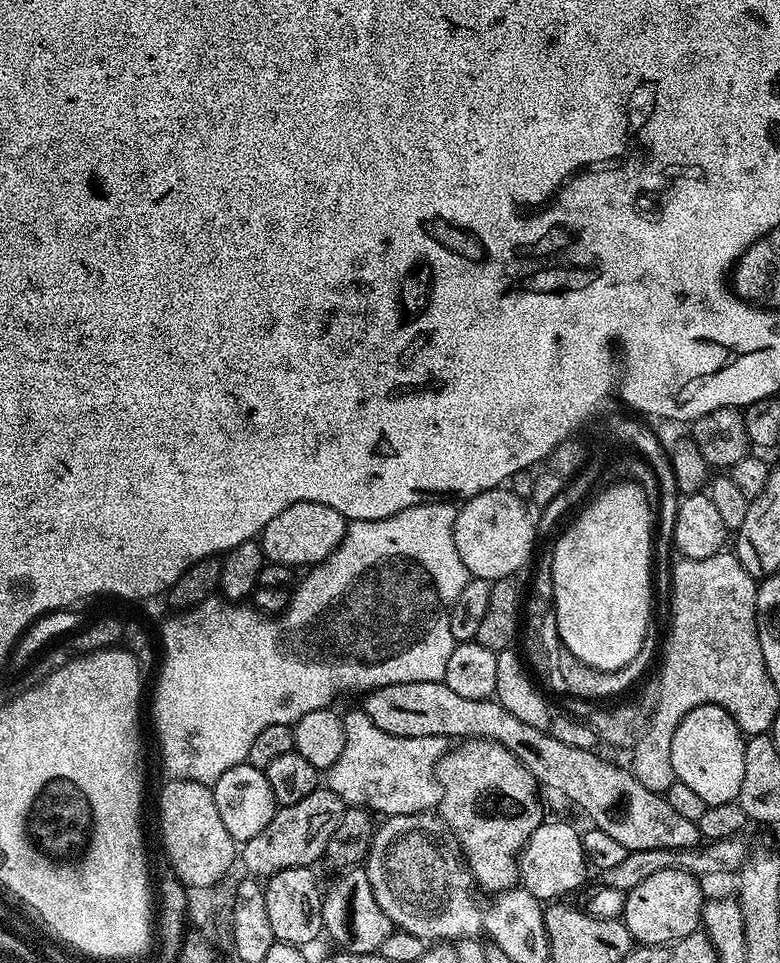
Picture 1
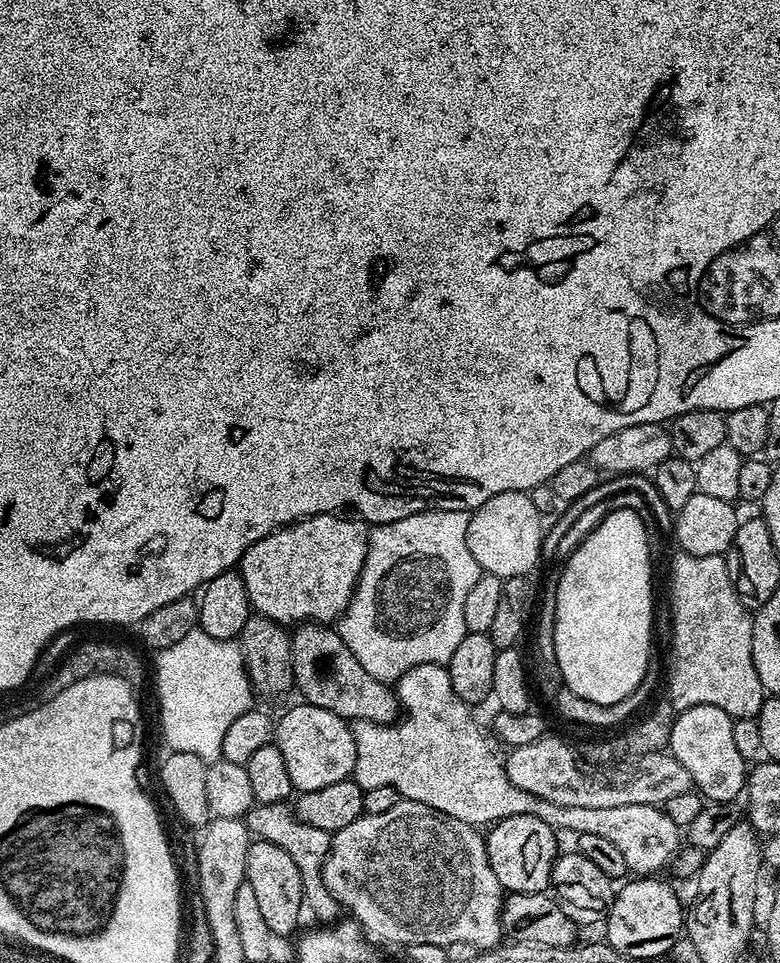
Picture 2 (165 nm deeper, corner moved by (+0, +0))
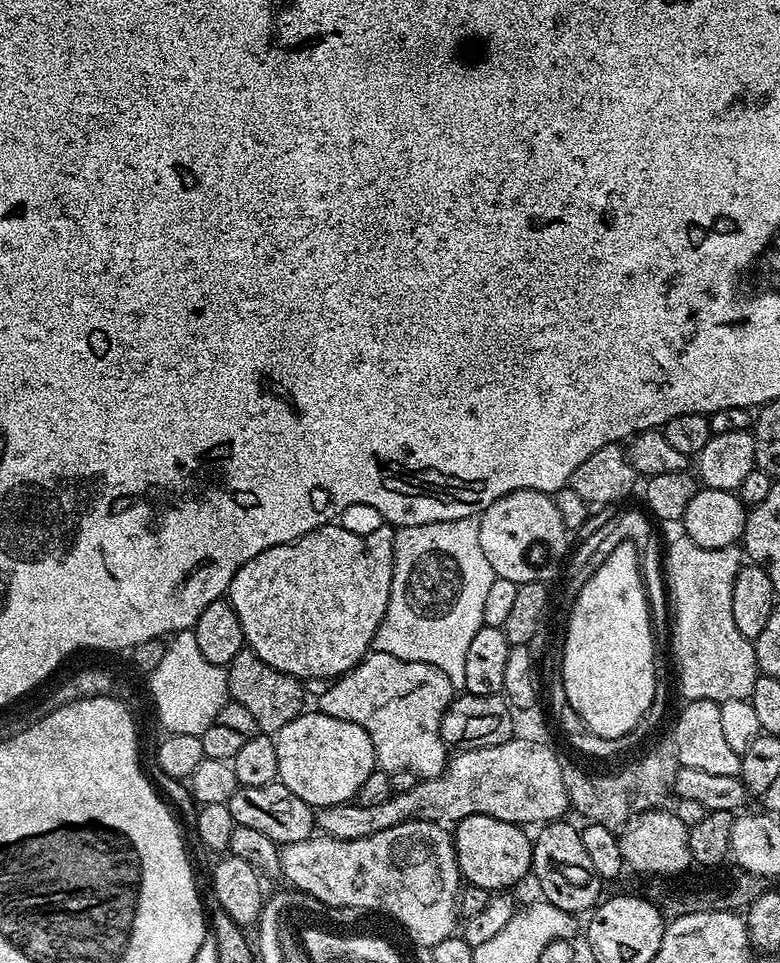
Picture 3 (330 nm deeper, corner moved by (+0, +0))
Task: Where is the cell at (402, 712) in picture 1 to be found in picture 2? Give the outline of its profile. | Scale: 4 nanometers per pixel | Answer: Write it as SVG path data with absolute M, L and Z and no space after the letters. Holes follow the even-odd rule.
M305 621L293 629L291 637L293 685L307 703L338 714L349 722L397 723L402 712L399 695L393 689L391 692L385 681L374 678L374 674L362 667L362 662L350 654L350 646L342 641L339 631L329 625Z

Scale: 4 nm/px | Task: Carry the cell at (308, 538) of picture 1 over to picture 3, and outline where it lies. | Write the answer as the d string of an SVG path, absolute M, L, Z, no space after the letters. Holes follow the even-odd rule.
M340 522L324 524L294 542L262 550L234 574L226 599L238 614L245 645L266 666L274 666L274 670L282 670L282 674L295 676L301 682L328 682L355 668L368 655L390 602L396 565L397 529L387 522L379 526L363 536L343 528Z

